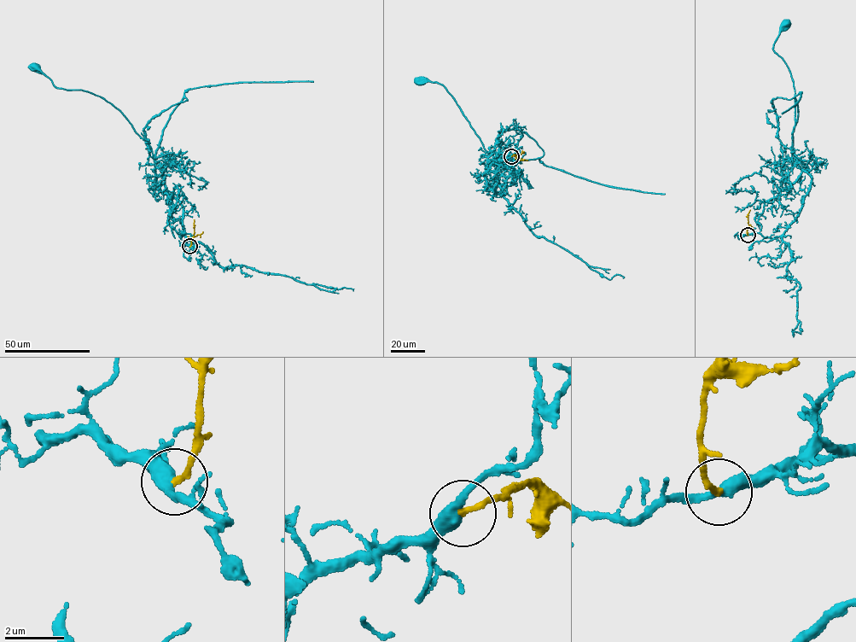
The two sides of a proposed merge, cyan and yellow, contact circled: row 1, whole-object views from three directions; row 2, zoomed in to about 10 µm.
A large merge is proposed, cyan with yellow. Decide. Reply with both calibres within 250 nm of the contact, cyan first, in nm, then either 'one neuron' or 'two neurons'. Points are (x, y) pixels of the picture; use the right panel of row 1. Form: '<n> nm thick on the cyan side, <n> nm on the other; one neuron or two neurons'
400 nm thick on the cyan side, 200 nm on the other; two neurons

